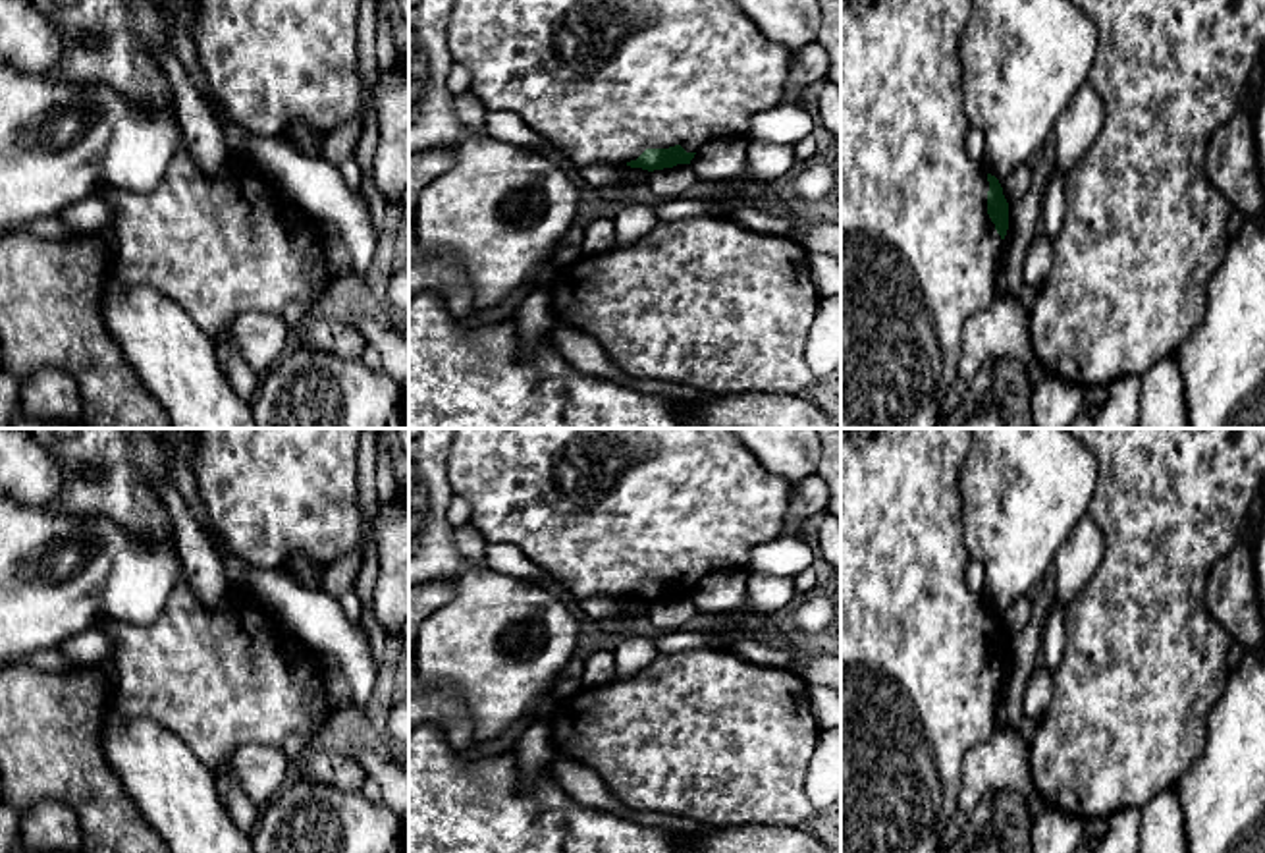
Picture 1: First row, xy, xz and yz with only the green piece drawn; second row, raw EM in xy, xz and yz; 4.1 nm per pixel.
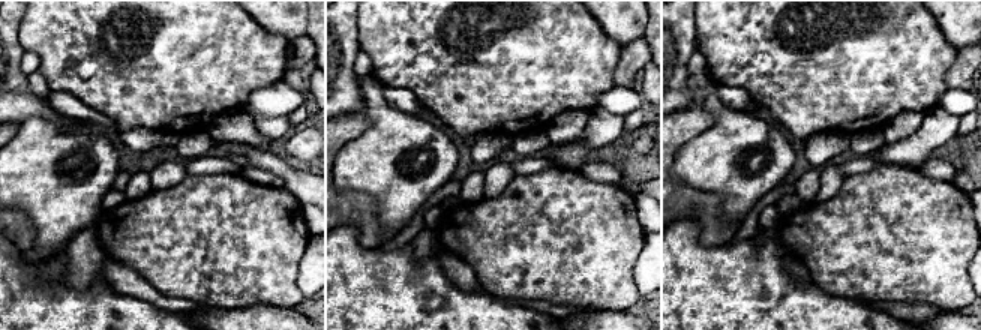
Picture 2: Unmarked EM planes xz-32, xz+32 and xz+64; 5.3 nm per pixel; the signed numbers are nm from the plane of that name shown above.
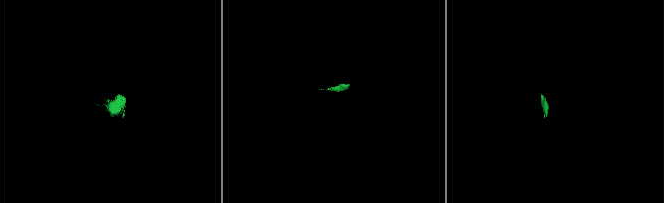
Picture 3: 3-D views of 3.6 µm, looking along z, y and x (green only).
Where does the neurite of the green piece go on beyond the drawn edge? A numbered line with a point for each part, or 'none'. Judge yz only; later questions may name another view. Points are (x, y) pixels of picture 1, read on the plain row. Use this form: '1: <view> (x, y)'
1: yz (918, 684)

